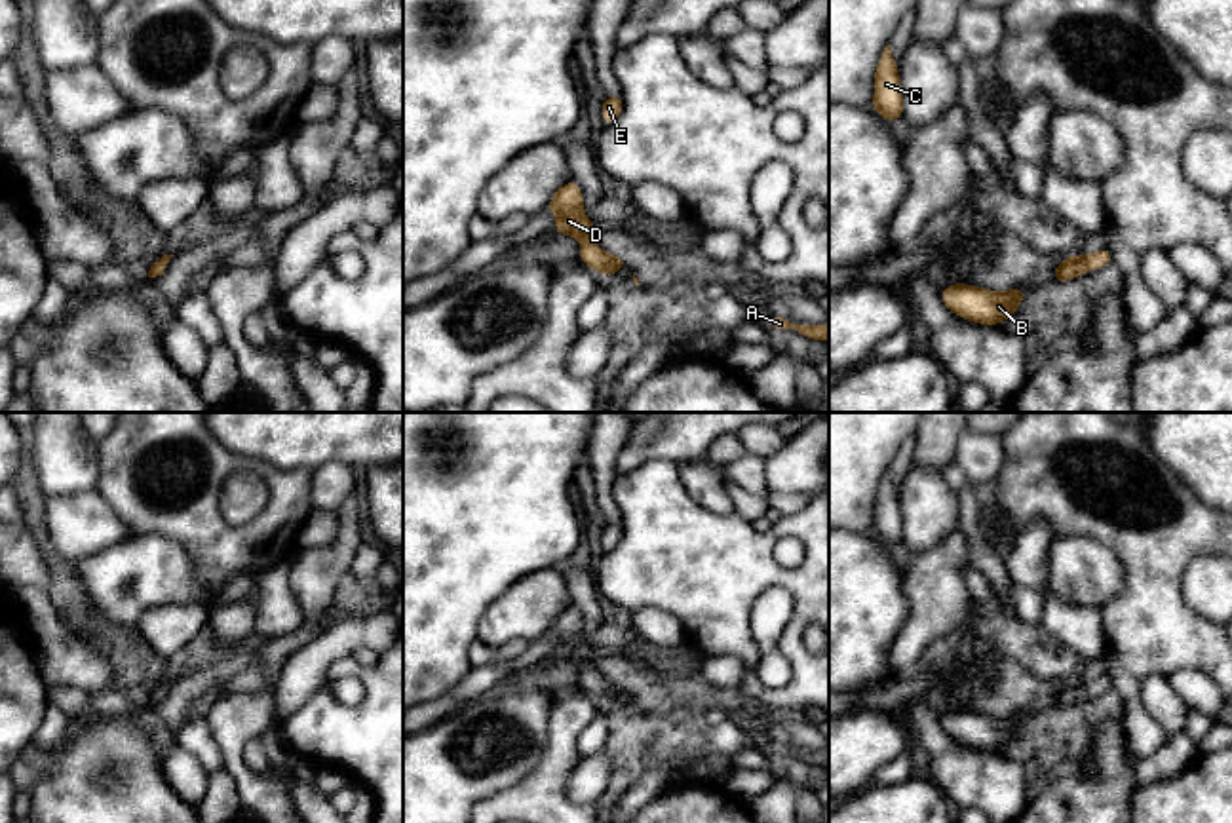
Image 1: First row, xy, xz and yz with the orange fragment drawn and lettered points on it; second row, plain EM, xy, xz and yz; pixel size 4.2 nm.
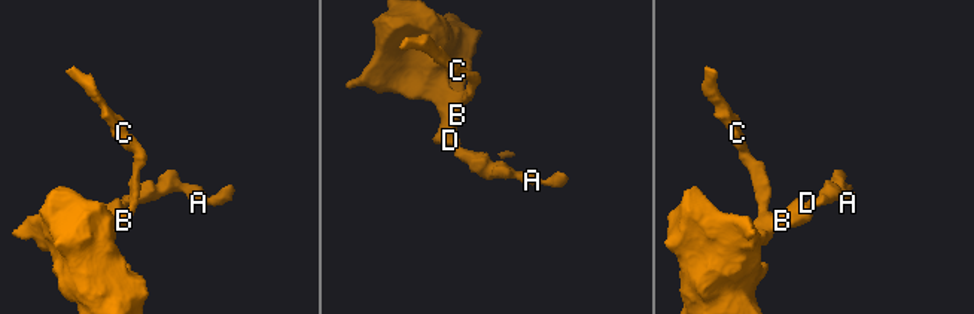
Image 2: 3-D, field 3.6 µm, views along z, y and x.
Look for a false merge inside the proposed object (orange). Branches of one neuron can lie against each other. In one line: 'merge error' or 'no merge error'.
no merge error

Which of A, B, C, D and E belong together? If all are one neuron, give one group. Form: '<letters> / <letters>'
A B C D E

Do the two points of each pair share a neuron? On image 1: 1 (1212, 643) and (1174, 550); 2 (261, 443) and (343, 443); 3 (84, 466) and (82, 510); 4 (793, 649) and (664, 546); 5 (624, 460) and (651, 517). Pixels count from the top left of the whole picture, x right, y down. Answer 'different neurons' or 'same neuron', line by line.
1: same neuron
2: same neuron
3: different neurons
4: same neuron
5: different neurons

